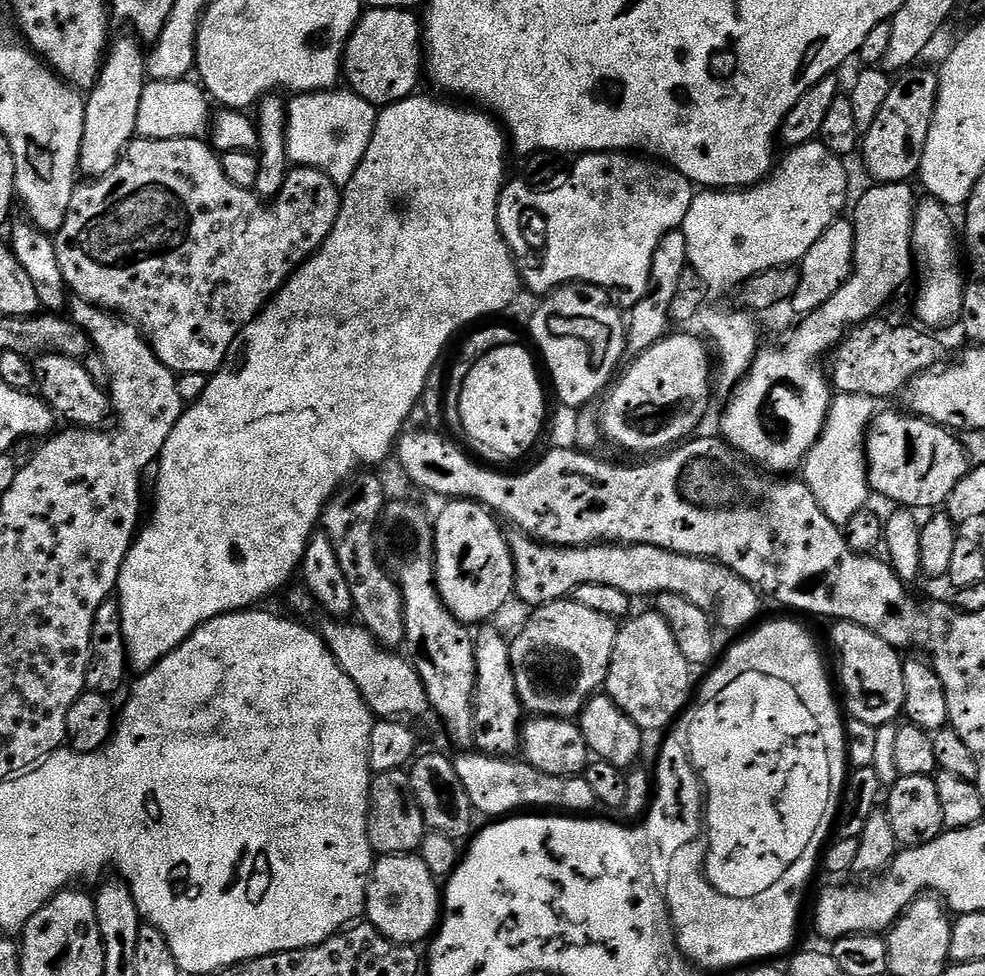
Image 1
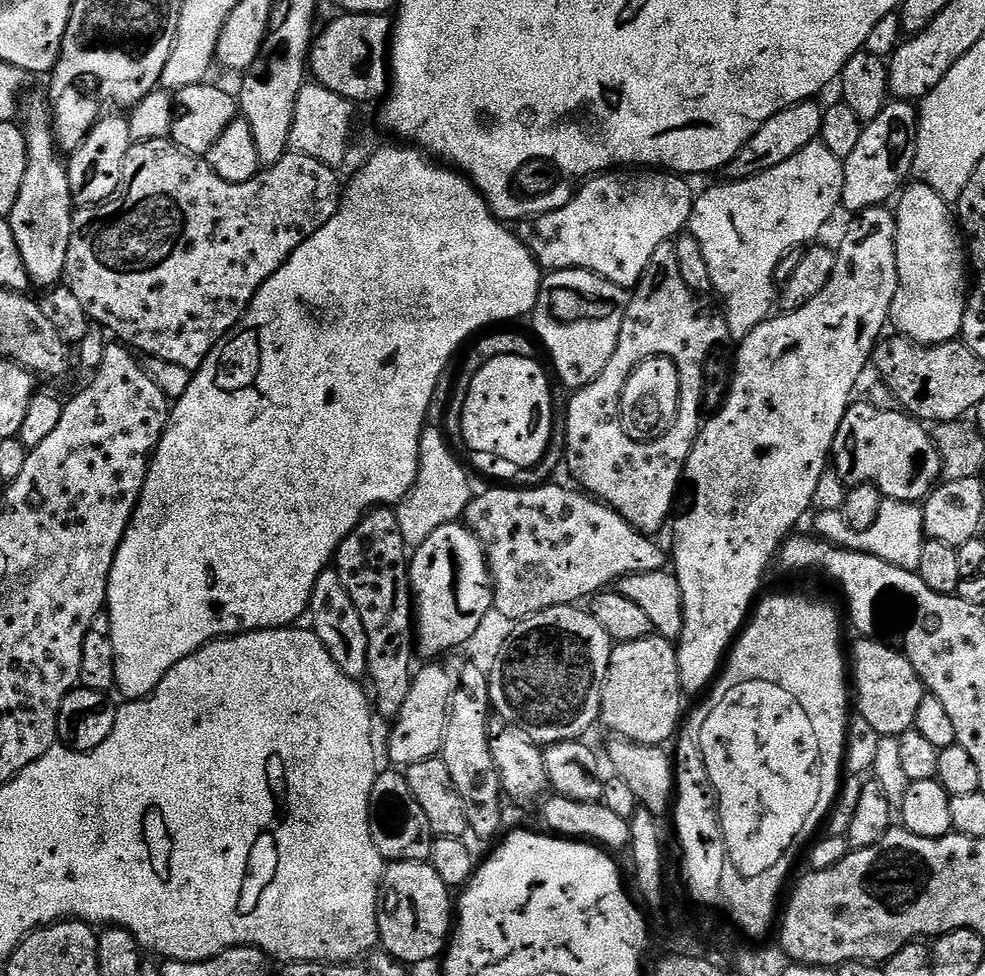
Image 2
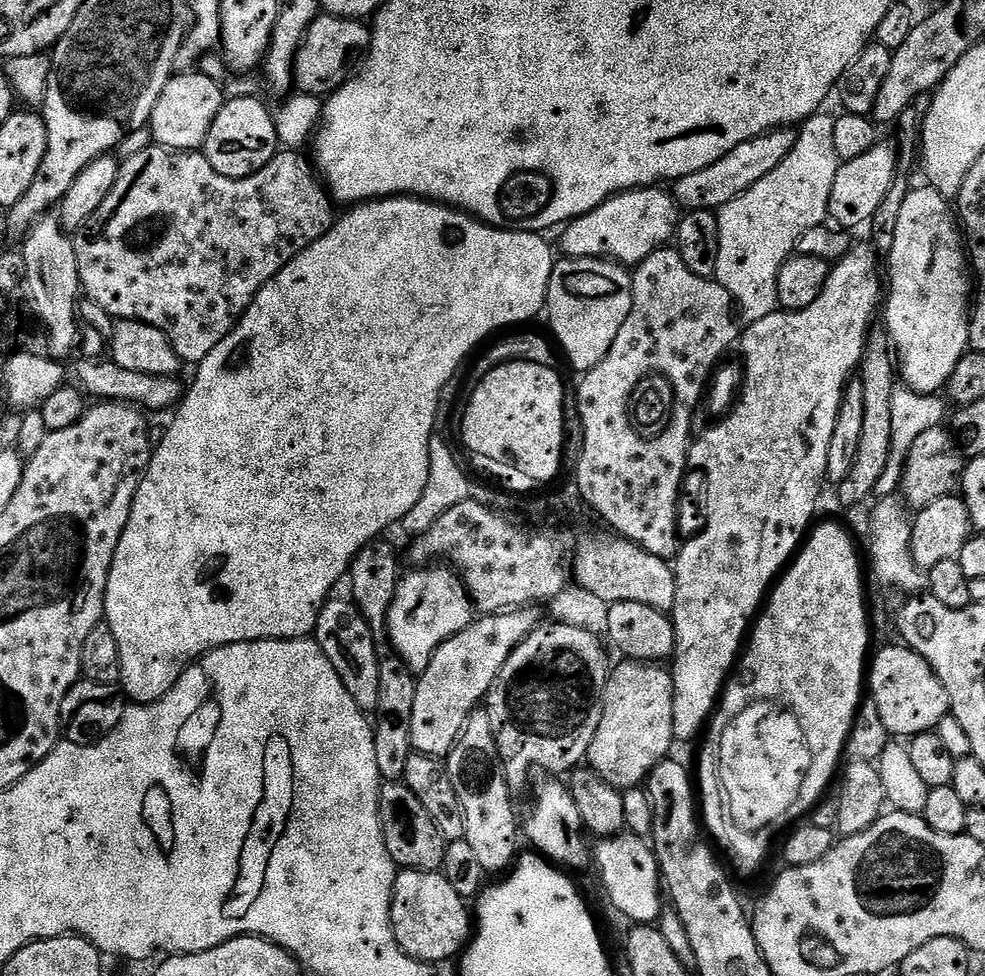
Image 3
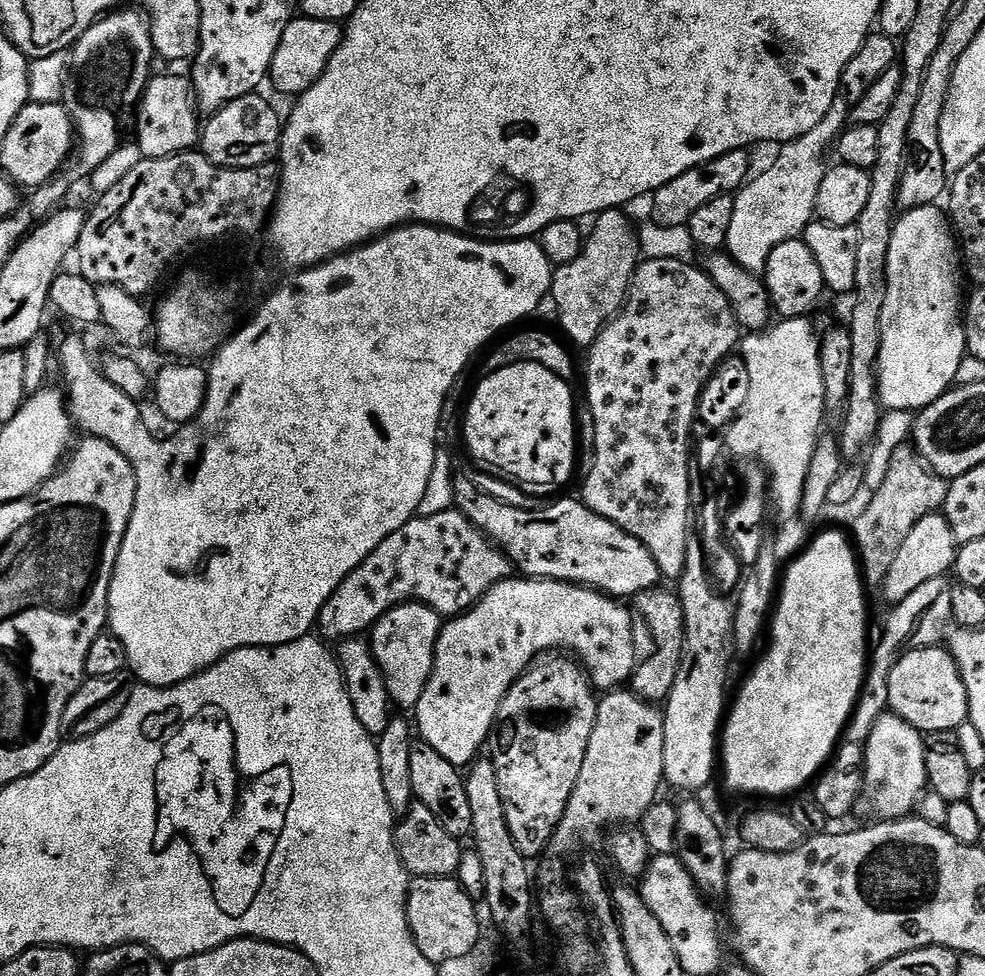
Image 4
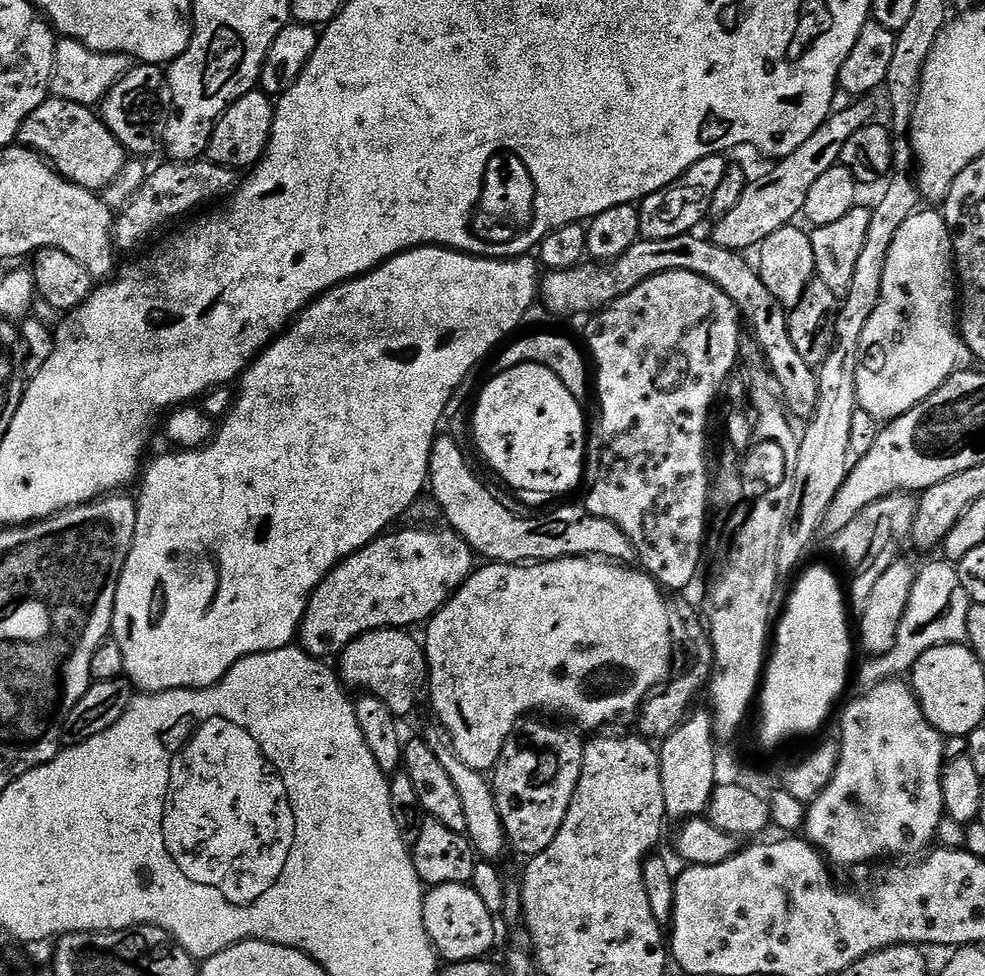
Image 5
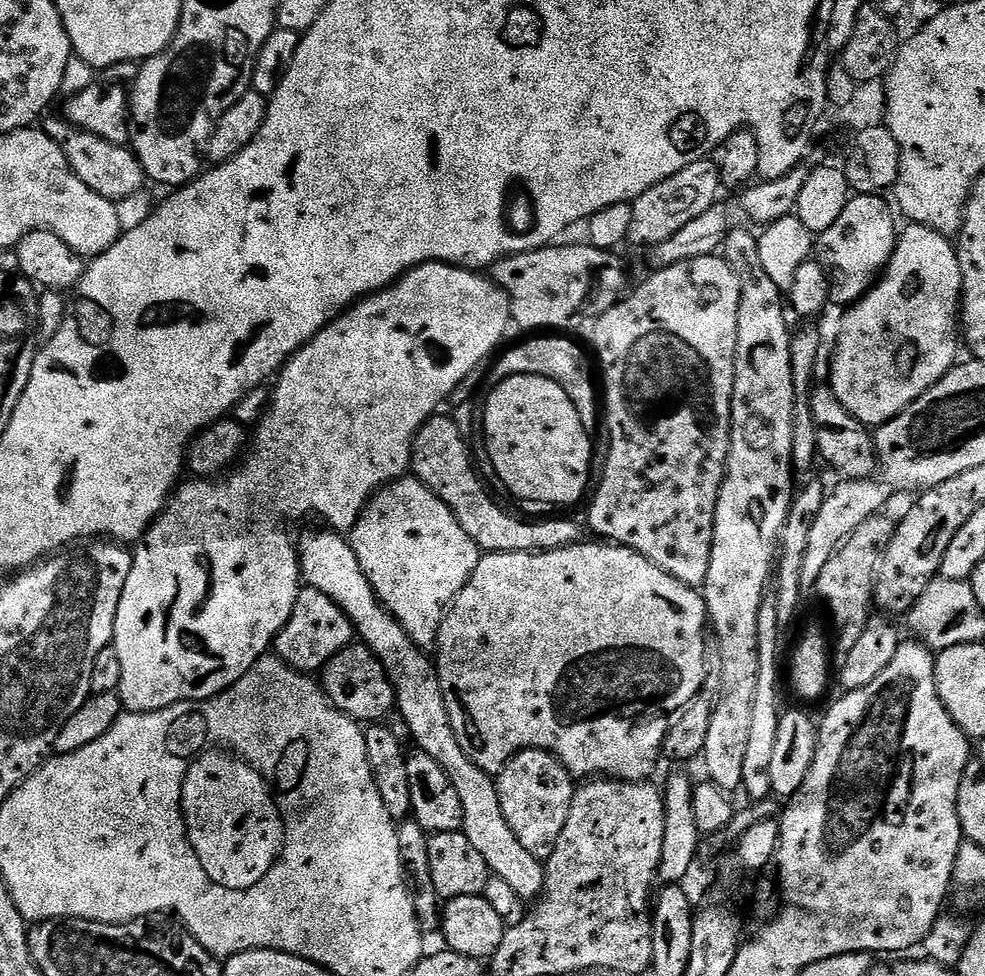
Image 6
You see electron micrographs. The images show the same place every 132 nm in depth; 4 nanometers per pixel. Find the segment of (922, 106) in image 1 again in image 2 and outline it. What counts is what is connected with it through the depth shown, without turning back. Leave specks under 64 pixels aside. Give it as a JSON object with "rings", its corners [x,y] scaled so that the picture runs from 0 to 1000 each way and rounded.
{"rings":[[[907,101],[898,107],[891,121],[880,124],[875,133],[875,141],[871,141],[870,152],[863,157],[863,162],[857,166],[857,190],[853,204],[856,216],[872,219],[880,213],[892,213],[903,208],[902,204],[909,202],[923,188],[928,173],[926,167],[930,161],[930,129],[932,126],[932,111],[929,106]]]}

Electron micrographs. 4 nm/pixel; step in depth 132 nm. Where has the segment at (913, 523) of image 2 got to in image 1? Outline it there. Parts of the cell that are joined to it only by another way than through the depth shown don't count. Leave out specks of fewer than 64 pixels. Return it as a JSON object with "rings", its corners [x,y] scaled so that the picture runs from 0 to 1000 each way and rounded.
{"rings":[[[853,404],[845,411],[841,430],[830,453],[820,463],[814,476],[814,491],[830,510],[830,518],[843,535],[858,538],[882,515],[881,466],[877,463],[877,450],[881,438],[889,427],[891,412],[879,404]]]}

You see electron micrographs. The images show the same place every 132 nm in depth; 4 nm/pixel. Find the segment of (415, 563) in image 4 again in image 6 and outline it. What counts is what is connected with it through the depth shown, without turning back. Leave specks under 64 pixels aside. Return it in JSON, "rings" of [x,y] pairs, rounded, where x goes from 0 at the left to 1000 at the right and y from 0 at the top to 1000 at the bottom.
{"rings":[[[309,600],[306,601],[303,613],[298,617],[298,625],[294,625],[294,633],[290,637],[290,641],[286,641],[286,645],[280,649],[278,668],[287,680],[292,681],[299,689],[321,691],[328,685],[331,678],[335,678],[335,674],[339,674],[339,670],[343,670],[343,666],[358,659],[358,656],[359,649],[355,633],[351,629],[347,629],[344,621],[335,617],[335,613],[331,613],[331,609],[327,609],[327,605]]]}

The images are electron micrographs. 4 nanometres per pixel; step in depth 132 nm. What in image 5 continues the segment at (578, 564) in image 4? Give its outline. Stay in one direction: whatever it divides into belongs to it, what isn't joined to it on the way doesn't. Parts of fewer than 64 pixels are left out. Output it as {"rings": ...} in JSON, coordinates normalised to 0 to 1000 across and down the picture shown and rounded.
{"rings":[[[444,446],[439,455],[434,499],[437,504],[439,500],[437,508],[446,528],[455,532],[452,533],[454,540],[465,546],[484,571],[501,578],[575,574],[578,570],[612,572],[618,576],[643,573],[640,551],[636,551],[623,535],[599,527],[596,519],[564,520],[560,525],[560,533],[547,533],[544,529],[531,533],[523,529],[497,501],[491,500],[489,493],[483,492],[466,453],[451,446]]]}

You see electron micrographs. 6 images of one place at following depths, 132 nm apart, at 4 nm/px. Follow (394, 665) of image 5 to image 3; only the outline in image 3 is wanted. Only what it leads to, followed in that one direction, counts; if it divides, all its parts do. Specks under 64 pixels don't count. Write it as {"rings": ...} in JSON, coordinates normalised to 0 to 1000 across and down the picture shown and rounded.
{"rings":[[[426,580],[421,583],[423,586],[411,585],[406,591],[405,598],[402,599],[400,617],[396,621],[394,630],[394,642],[392,644],[393,659],[398,659],[397,667],[405,672],[408,678],[419,691],[425,691],[437,682],[437,674],[461,650],[473,645],[473,641],[481,634],[481,620],[479,614],[475,612],[475,607],[471,603],[471,595],[458,581],[455,580]]]}

